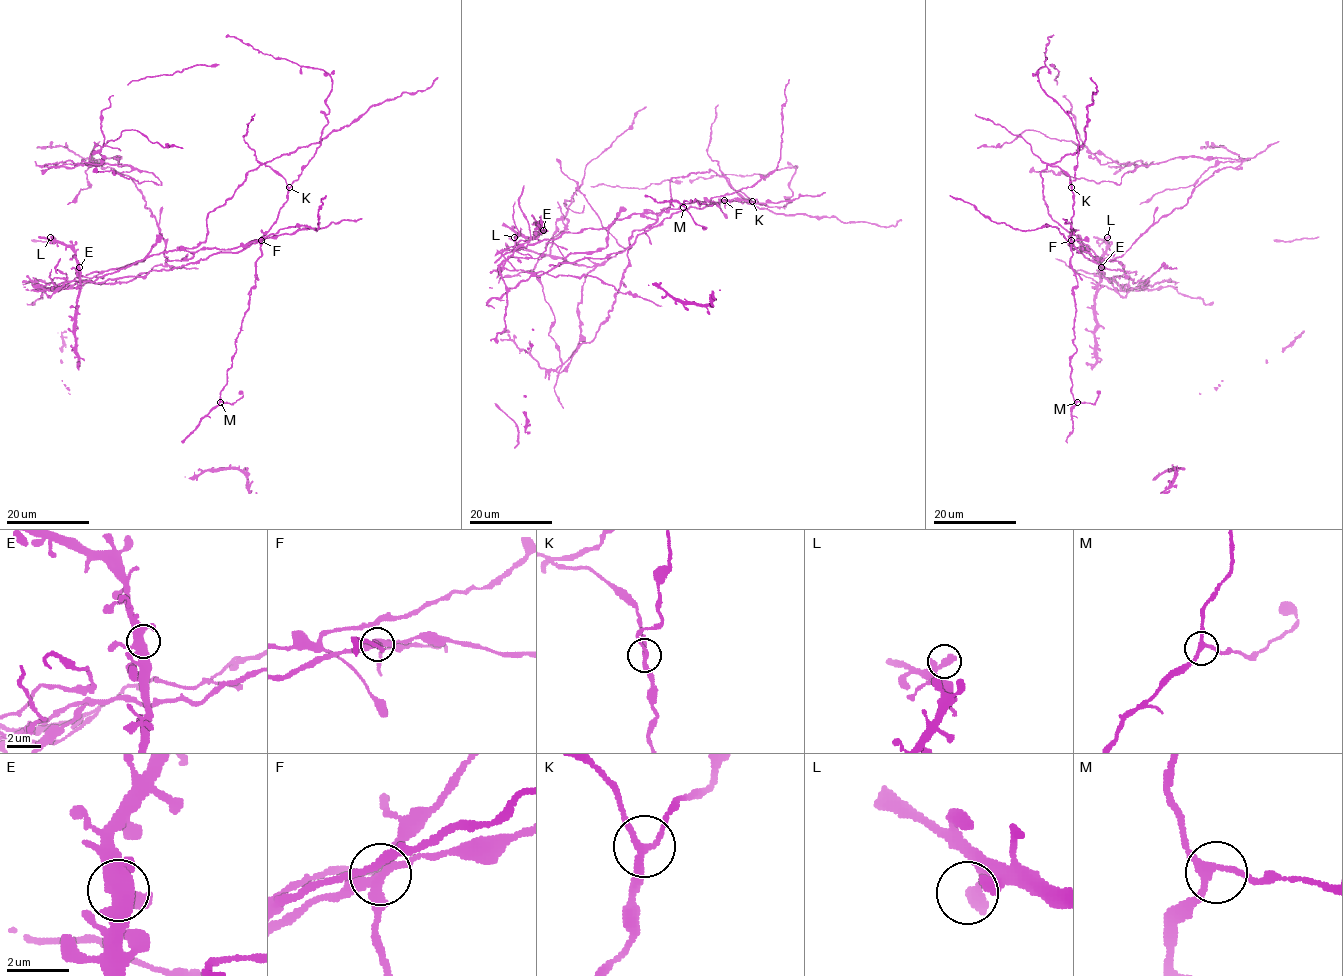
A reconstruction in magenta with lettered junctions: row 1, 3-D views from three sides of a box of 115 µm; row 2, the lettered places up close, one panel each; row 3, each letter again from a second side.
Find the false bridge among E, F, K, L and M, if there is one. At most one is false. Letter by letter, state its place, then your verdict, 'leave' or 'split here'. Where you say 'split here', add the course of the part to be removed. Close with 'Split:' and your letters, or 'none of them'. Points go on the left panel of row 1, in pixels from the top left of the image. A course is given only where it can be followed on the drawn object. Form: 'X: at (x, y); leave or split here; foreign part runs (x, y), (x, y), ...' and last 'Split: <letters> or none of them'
E: at (79, 267); leave
F: at (261, 240); split here
K: at (289, 187); leave
L: at (50, 237); leave
M: at (220, 402); leave
Split: F

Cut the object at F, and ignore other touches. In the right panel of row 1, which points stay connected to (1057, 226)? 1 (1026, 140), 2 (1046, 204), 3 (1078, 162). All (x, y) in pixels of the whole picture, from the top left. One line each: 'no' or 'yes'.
1: no
2: yes
3: no

